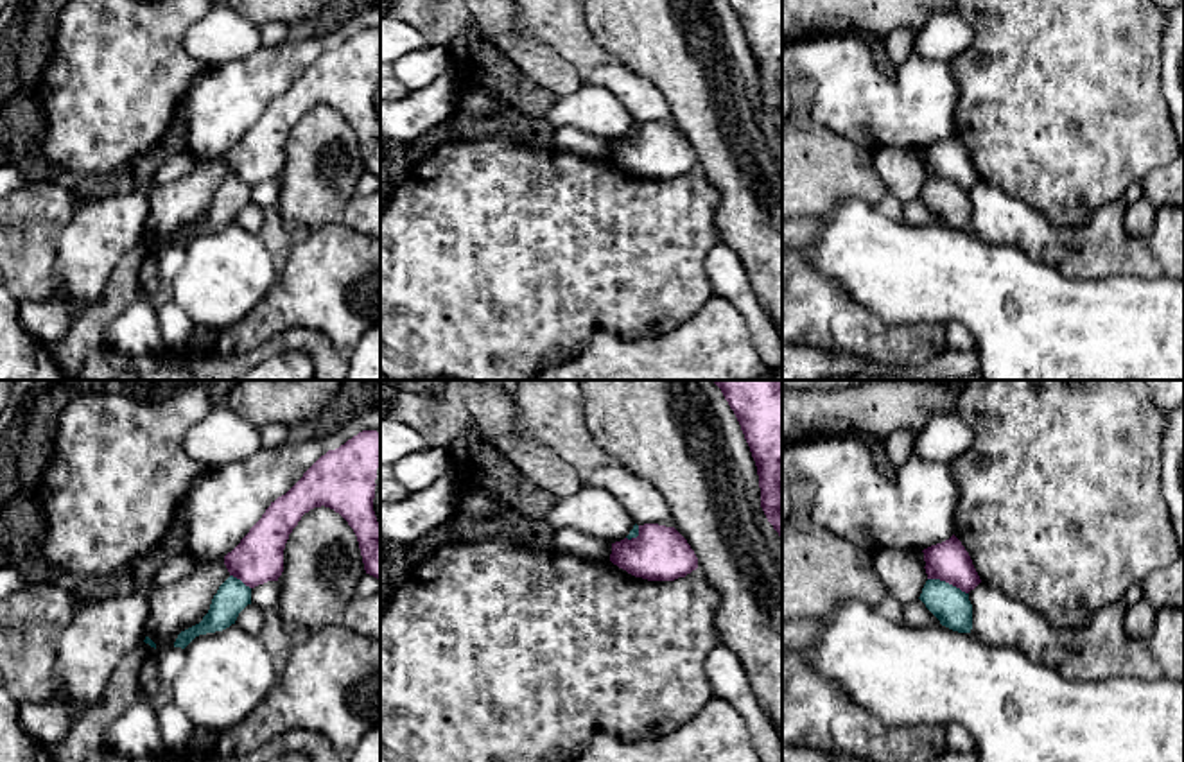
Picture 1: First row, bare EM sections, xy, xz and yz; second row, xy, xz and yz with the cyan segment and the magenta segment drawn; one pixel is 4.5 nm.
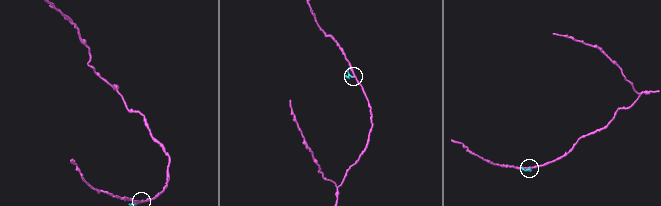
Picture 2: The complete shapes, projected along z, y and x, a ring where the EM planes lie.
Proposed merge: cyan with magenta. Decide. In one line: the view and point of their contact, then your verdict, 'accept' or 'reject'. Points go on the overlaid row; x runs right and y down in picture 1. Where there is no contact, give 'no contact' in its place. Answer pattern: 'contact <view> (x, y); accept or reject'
contact yz (948, 583); reject

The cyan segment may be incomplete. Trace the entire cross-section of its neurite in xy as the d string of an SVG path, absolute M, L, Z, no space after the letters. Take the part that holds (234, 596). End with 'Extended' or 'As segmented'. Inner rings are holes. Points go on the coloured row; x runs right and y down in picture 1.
M230 576L212 599L208 613L203 620L185 631L181 631L174 642L174 647L185 649L196 636L215 633L235 624L239 613L251 604L251 588L240 579Z. As segmented

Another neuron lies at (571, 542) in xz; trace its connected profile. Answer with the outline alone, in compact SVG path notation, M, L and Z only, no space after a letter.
M574 529L556 531L545 549L590 561L606 561L612 554L612 543L608 540L594 538Z

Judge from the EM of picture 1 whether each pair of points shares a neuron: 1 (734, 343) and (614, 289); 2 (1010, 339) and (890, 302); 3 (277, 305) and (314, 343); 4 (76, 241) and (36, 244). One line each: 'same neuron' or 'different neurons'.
1: different neurons
2: same neuron
3: different neurons
4: different neurons

